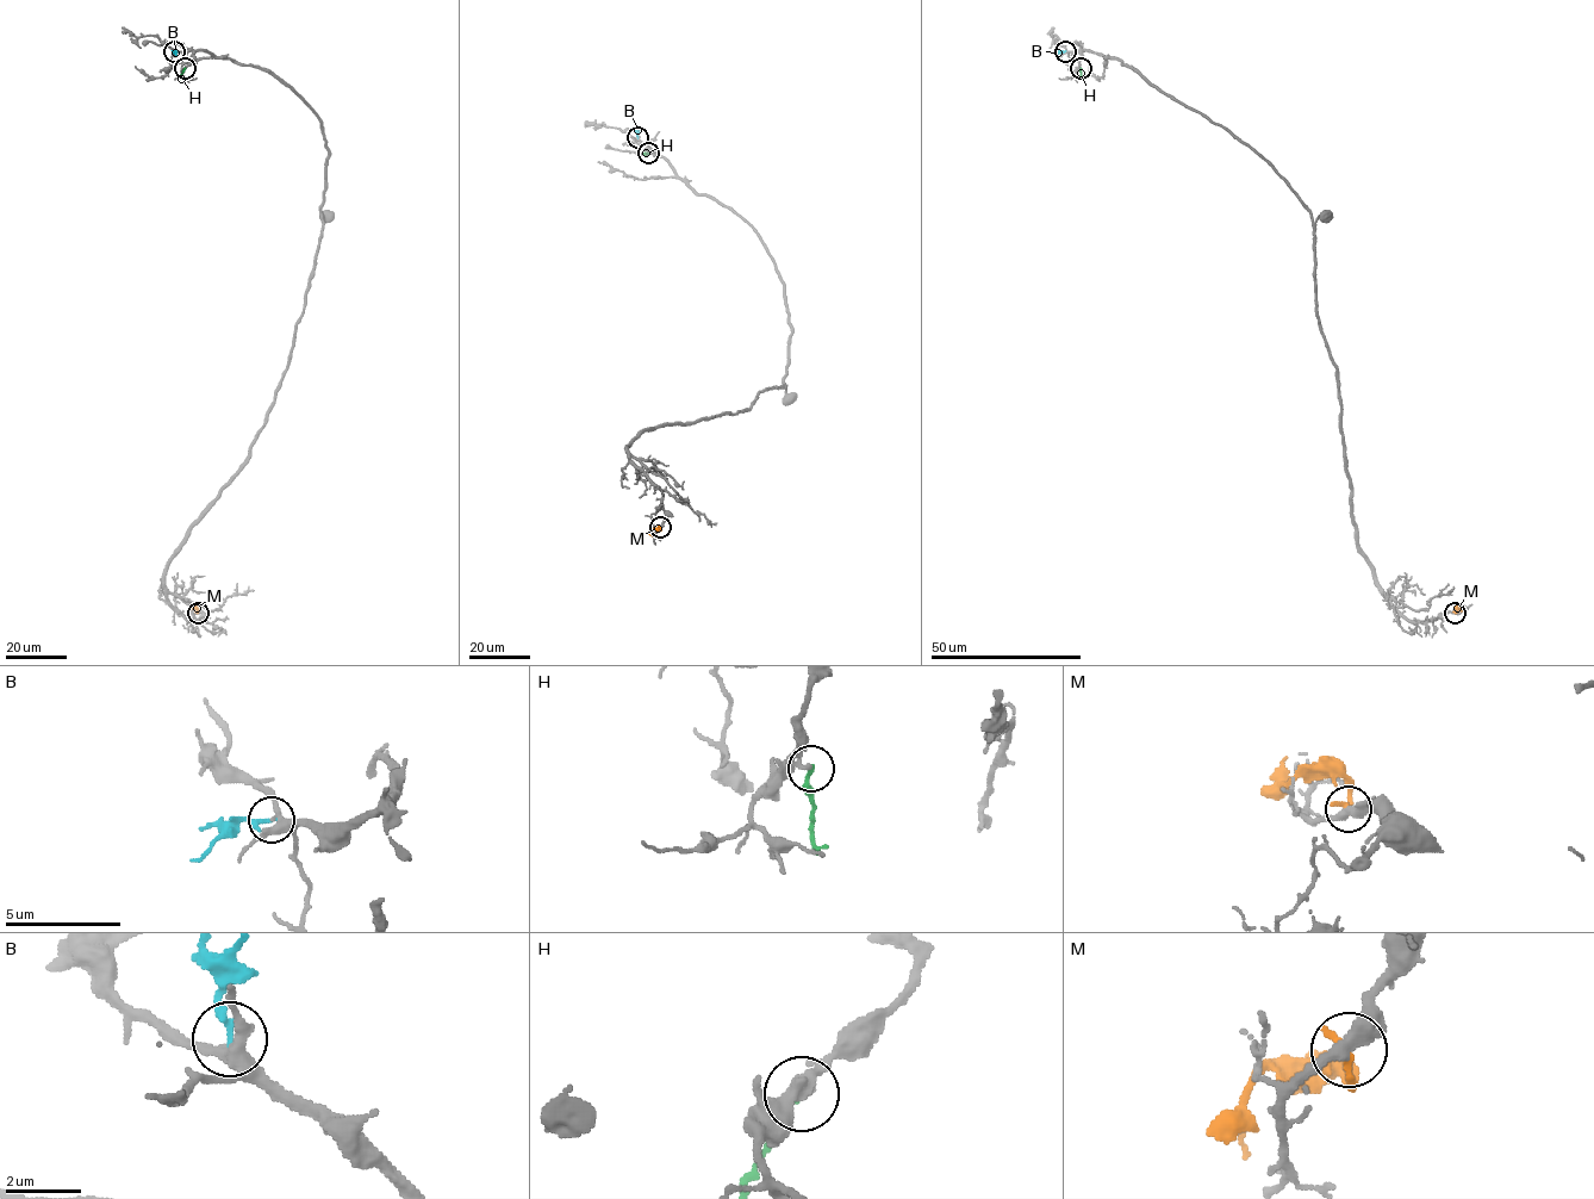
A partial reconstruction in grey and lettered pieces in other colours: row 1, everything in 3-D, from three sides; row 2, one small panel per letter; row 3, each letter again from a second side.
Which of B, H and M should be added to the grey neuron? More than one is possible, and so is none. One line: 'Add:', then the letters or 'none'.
Add: none

